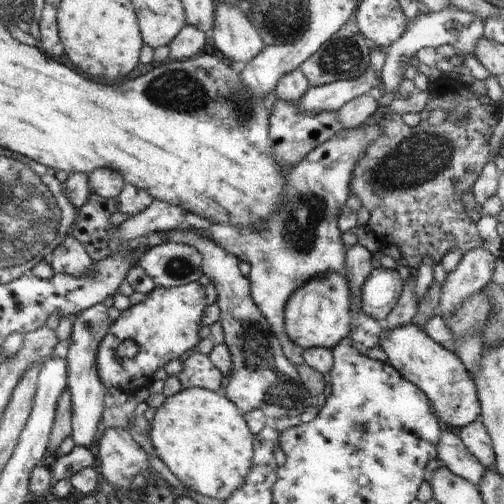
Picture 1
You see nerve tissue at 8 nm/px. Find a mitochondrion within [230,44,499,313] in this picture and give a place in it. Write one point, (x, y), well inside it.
(416, 159)

